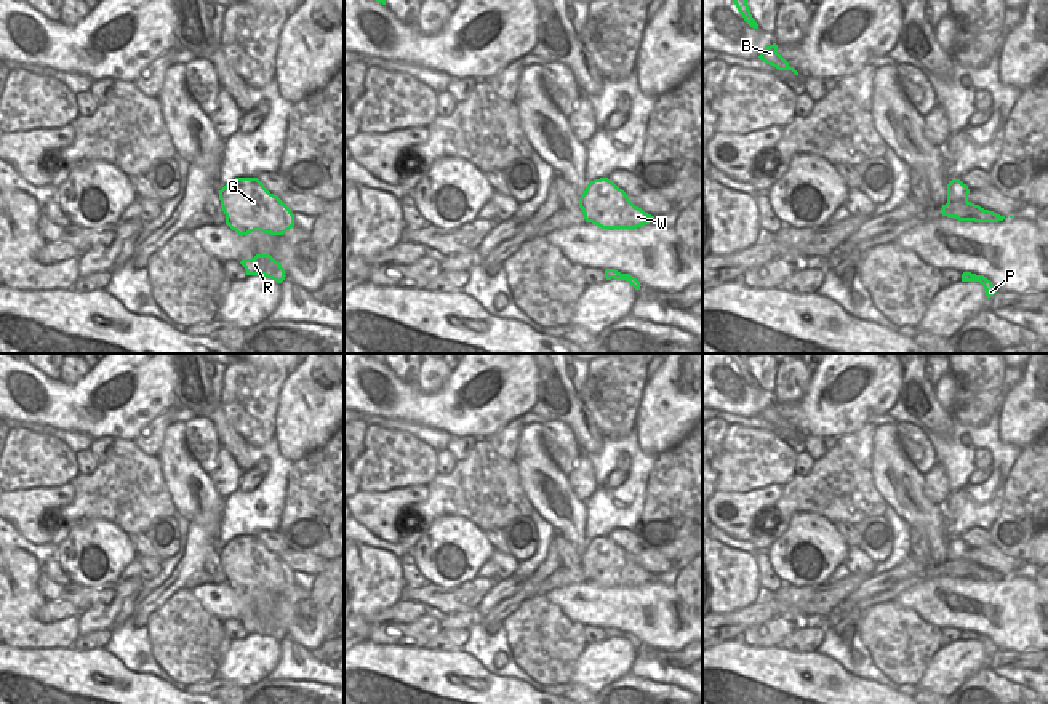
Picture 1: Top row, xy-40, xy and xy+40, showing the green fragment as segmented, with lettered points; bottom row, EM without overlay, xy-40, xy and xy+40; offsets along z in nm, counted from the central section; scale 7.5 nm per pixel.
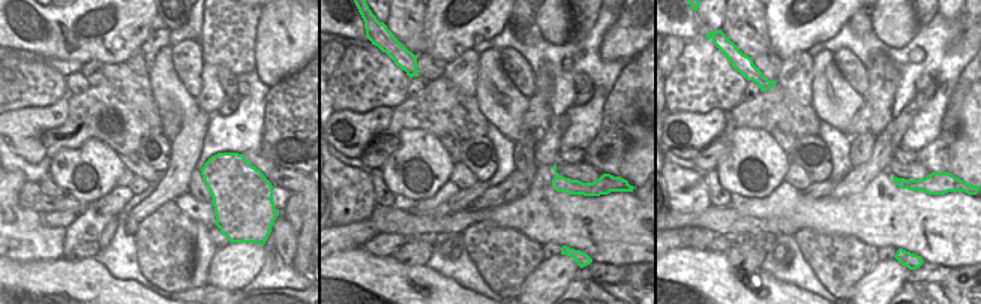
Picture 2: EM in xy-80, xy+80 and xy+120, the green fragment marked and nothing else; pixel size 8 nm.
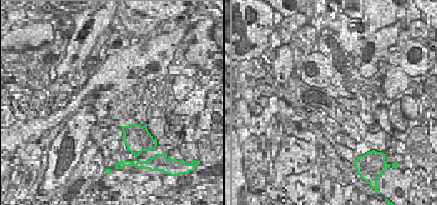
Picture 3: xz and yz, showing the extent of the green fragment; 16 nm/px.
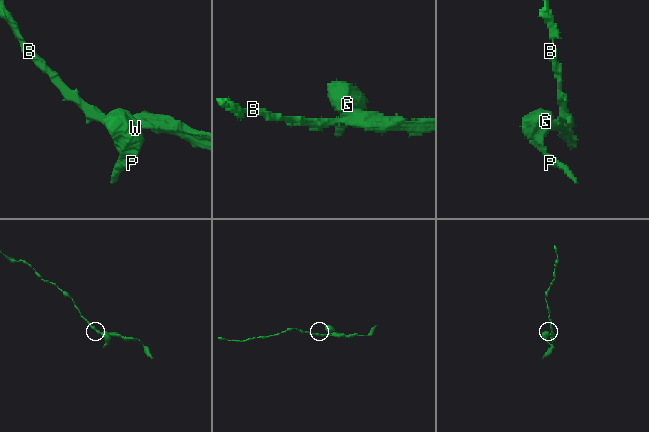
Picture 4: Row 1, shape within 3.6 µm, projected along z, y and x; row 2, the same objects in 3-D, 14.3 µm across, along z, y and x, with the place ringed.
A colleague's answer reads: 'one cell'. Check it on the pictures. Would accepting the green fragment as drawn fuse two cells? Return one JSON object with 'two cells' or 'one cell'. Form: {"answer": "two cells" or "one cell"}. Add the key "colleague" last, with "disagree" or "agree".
{"answer": "two cells", "colleague": "disagree"}

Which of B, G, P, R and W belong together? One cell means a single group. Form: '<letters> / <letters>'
B / G P R W

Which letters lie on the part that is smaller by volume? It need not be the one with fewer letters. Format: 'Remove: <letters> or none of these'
Remove: G, P, R, W

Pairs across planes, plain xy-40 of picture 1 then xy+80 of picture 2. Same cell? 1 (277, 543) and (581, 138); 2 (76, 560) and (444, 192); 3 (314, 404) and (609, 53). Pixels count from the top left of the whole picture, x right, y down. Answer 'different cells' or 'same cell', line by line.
1: different cells
2: different cells
3: same cell

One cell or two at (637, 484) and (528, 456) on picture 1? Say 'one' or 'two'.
two

